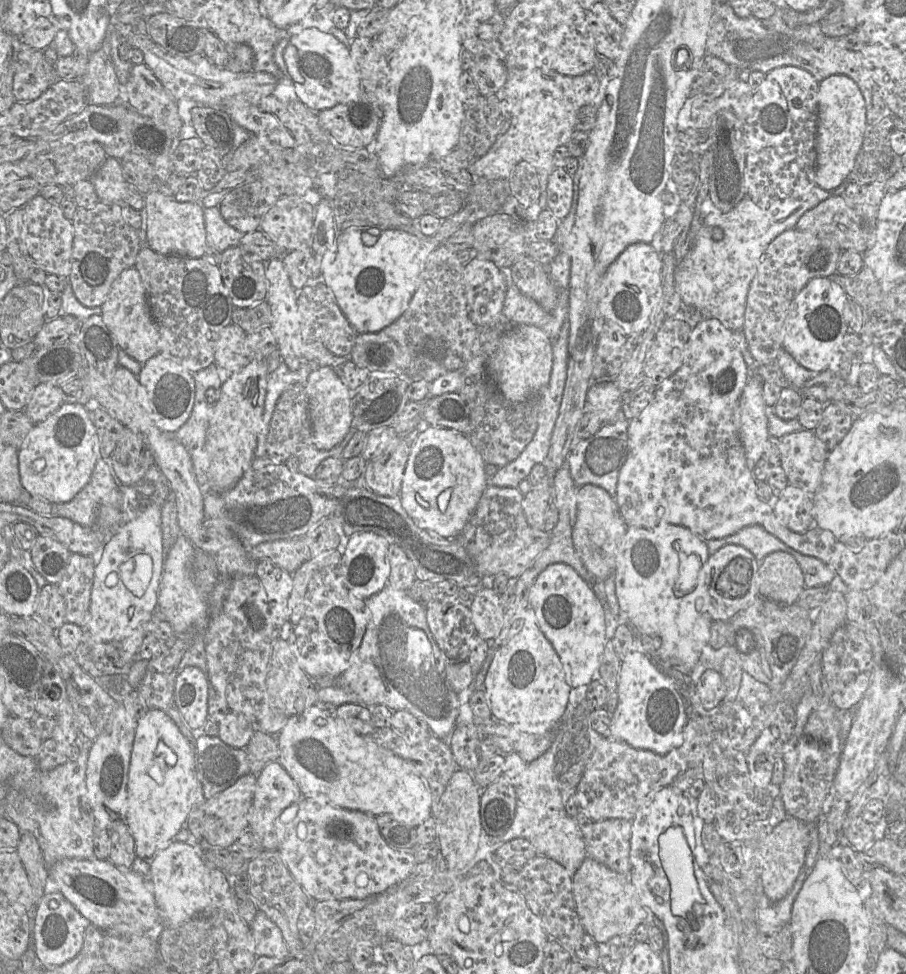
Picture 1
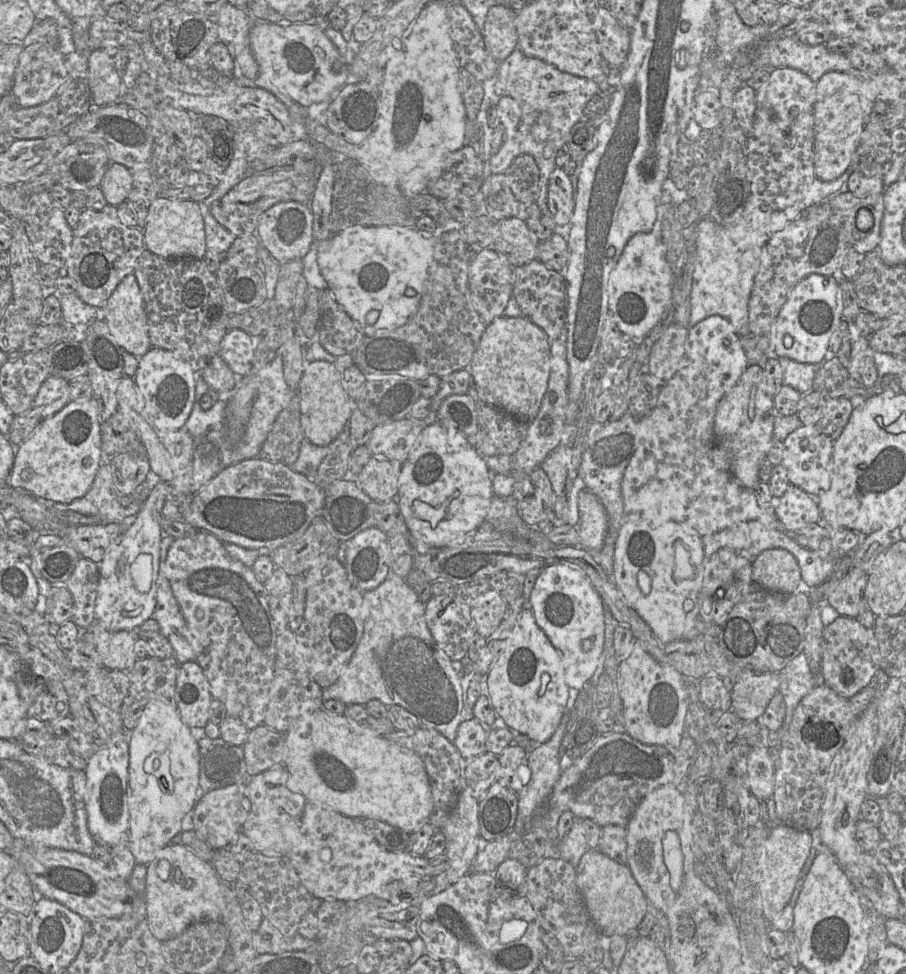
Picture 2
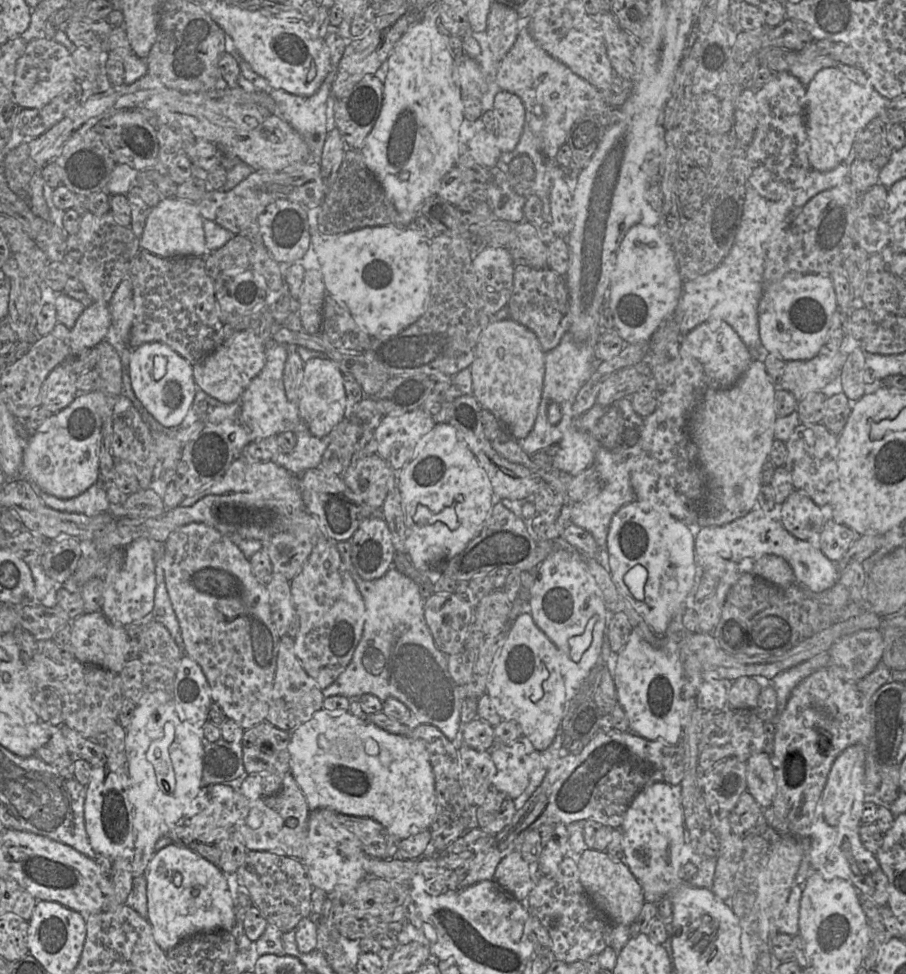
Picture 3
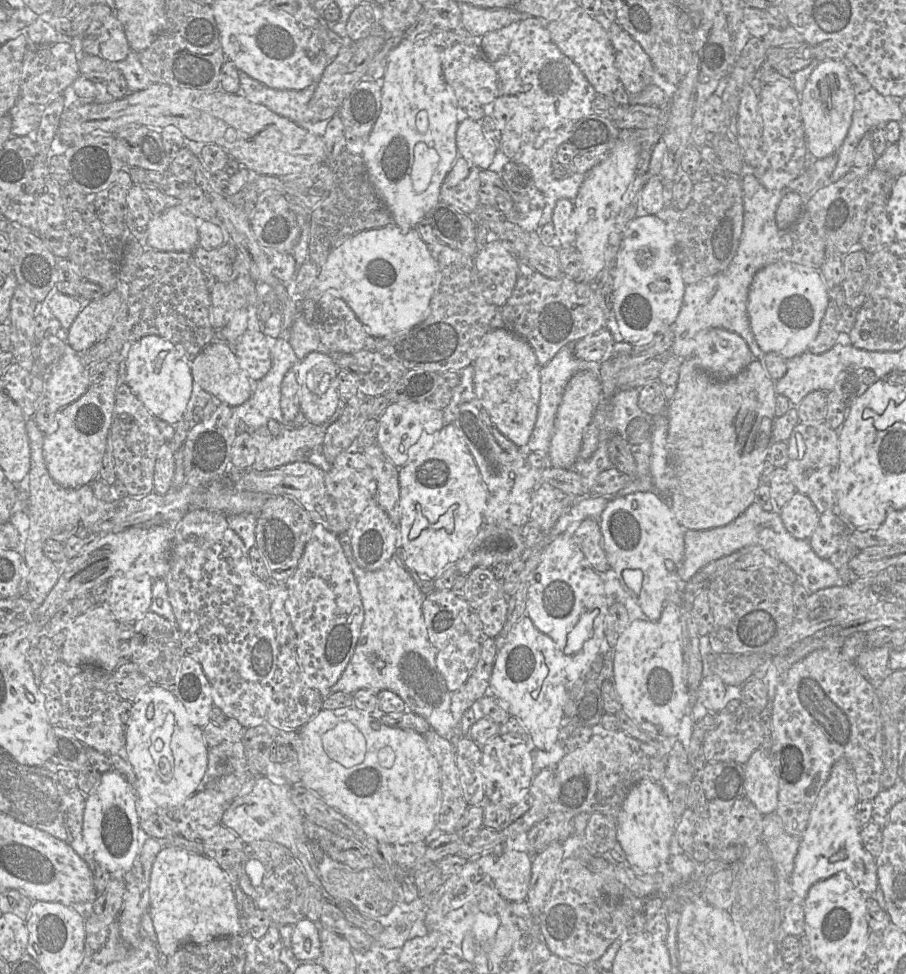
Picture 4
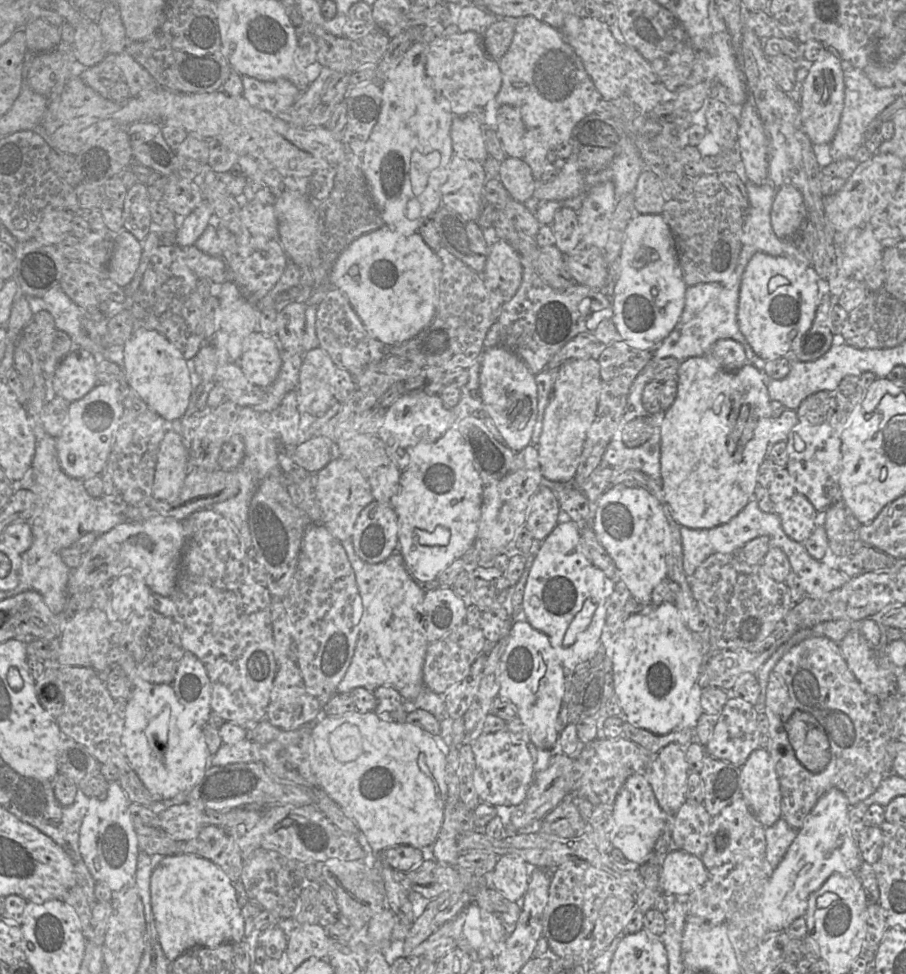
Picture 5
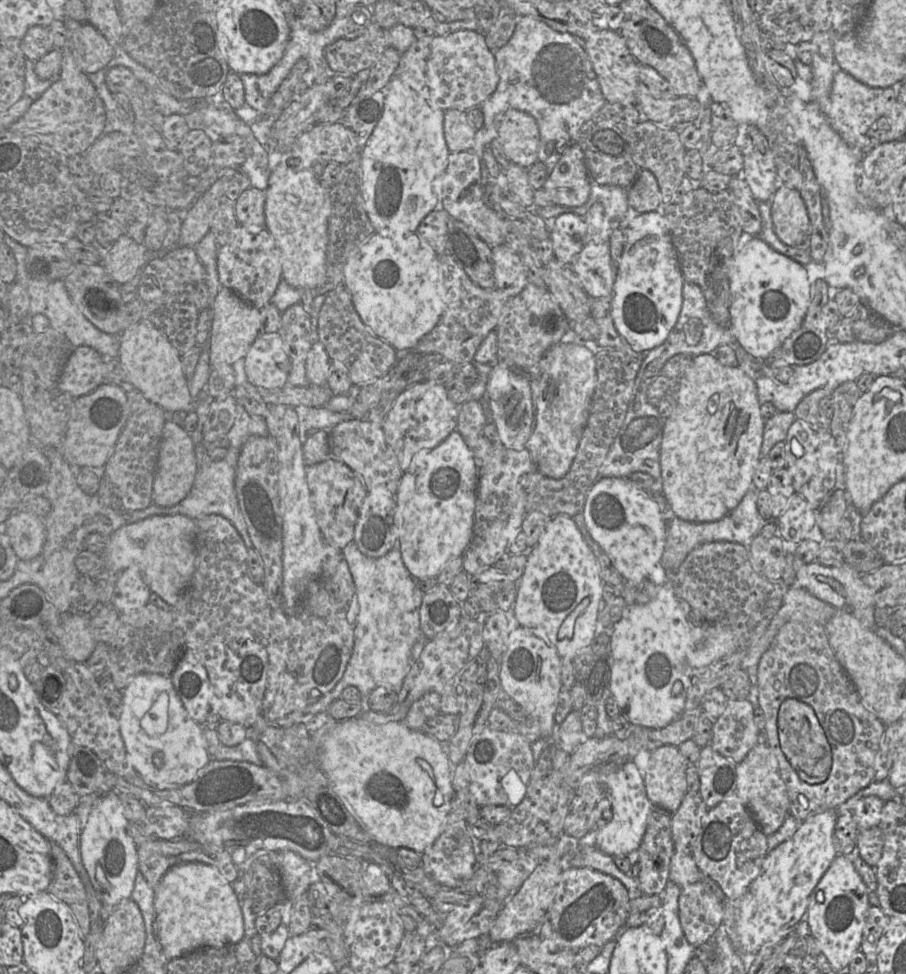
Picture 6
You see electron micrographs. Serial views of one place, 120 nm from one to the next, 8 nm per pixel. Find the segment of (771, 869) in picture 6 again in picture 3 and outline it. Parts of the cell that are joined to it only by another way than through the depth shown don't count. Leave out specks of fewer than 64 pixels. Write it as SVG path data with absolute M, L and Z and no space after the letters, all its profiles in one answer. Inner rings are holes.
M856 744L844 749L834 760L811 825L810 866L824 878L847 879L879 908L888 904L888 880L876 856L864 848L859 837L865 801L865 758L866 747Z

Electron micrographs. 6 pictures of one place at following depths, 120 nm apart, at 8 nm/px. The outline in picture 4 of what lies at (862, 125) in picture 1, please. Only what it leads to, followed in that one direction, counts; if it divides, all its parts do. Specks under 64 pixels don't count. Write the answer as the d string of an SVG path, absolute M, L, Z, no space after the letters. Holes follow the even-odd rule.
M846 60L819 62L800 94L801 119L811 158L818 160L837 154L852 122L854 99Z

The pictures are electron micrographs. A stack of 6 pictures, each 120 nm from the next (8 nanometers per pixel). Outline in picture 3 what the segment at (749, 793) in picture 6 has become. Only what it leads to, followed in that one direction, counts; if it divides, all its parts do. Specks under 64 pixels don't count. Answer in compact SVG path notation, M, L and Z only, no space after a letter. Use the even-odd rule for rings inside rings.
M764 751L750 756L746 762L746 788L761 808L771 807L776 781L770 756Z

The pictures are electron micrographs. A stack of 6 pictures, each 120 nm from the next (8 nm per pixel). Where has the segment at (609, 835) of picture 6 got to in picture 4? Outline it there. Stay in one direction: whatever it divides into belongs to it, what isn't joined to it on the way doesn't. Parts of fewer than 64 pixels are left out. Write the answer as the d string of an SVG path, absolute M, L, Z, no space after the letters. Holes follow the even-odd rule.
M642 779L632 786L616 823L617 841L631 867L640 870L656 869L662 864L667 864L671 856L684 853L674 836L676 822L671 800L660 783L651 779Z

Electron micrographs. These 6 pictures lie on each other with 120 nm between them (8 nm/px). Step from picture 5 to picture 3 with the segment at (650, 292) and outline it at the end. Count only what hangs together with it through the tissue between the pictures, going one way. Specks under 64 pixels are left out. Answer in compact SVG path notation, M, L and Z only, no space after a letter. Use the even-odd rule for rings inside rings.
M642 223L631 227L620 244L609 285L615 329L620 337L627 344L649 341L678 306L683 283L674 251L659 228Z

